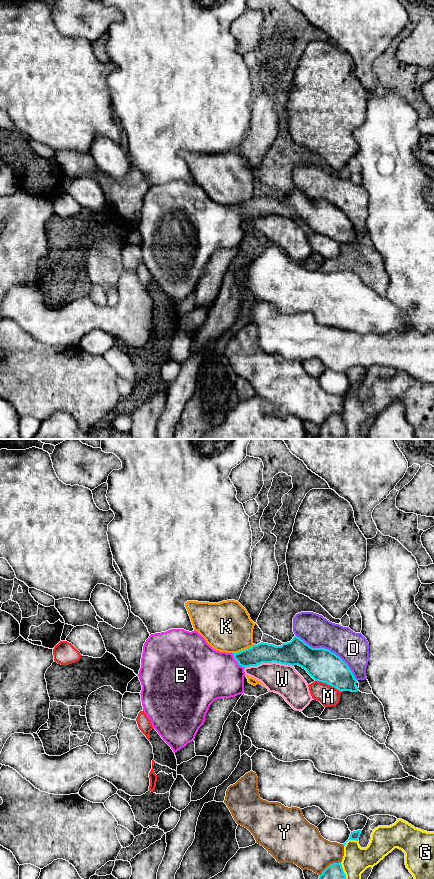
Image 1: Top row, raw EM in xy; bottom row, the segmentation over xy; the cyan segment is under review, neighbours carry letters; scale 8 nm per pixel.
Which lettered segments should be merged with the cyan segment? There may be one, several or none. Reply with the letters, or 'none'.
B

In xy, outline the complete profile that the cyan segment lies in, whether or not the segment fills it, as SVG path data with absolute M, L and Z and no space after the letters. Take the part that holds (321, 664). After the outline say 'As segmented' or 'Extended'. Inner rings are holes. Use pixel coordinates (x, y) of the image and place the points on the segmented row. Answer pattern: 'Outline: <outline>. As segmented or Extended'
Outline: M171 629L151 634L144 643L138 674L142 685L143 711L153 729L176 753L195 739L215 700L244 693L246 667L272 662L298 665L315 681L326 683L341 692L359 691L352 671L339 656L322 647L312 648L296 635L281 646L261 642L238 653L226 653L213 649L195 630Z. Extended

